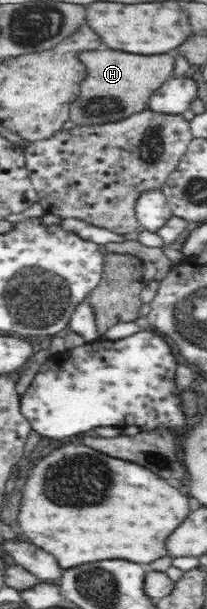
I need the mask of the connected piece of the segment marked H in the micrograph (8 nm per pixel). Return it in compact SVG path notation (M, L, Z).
M91 51L81 55L87 65L87 79L81 83L81 95L70 107L71 121L78 125L115 122L139 111L147 110L153 91L171 79L173 57L169 55L127 55L121 51Z

